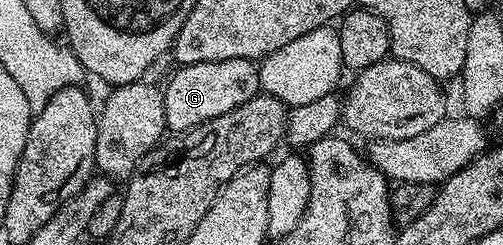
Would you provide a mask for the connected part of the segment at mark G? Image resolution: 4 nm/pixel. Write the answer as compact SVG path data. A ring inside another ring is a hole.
M226 58L222 62L198 62L185 64L175 69L177 72L168 80L168 85L163 85L164 105L166 106L165 129L169 133L188 132L200 124L210 122L222 114L230 114L242 102L250 102L250 98L261 95L260 69L255 63L246 58Z

